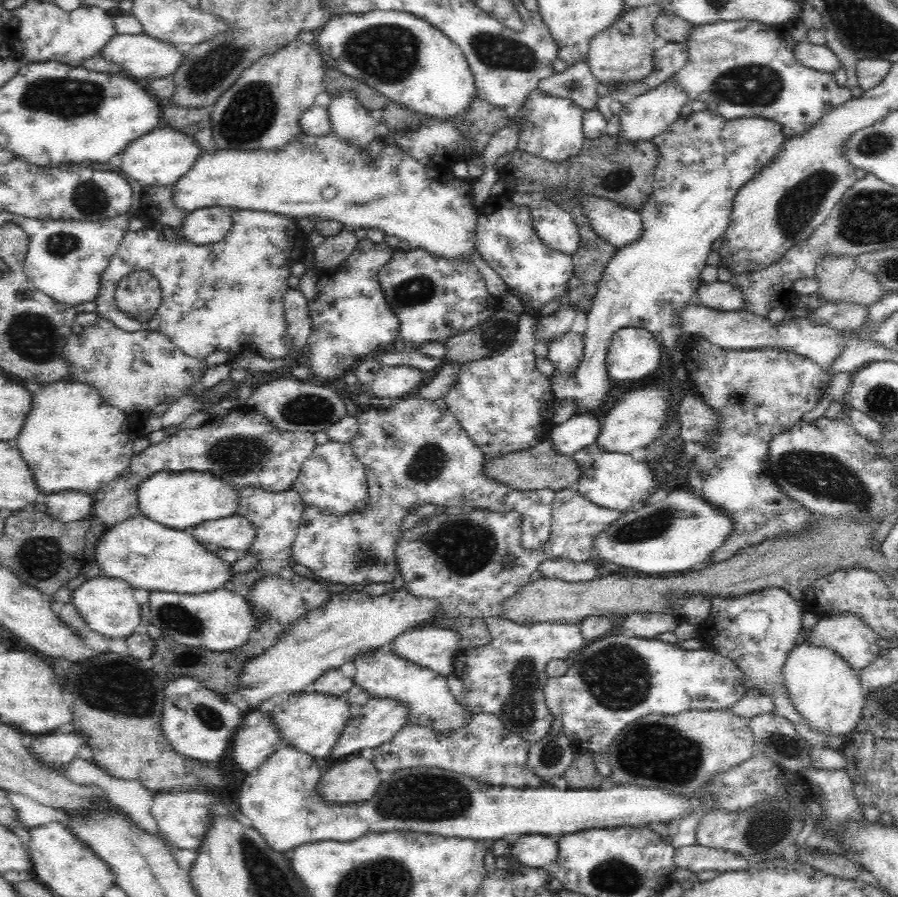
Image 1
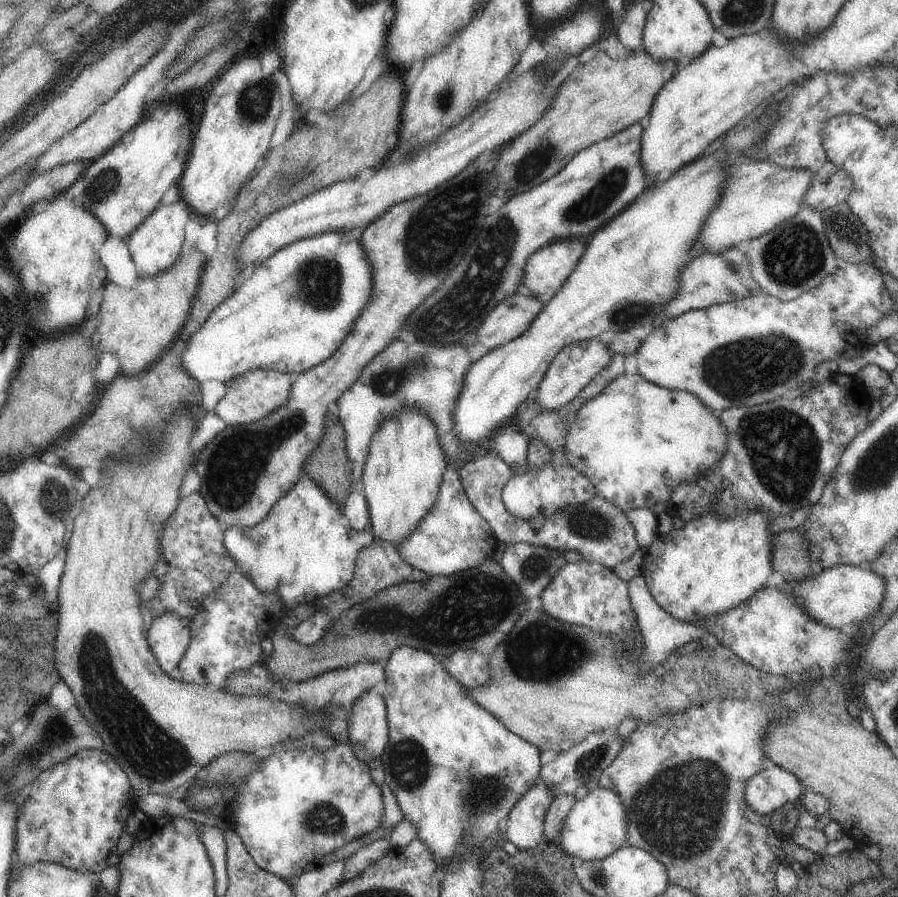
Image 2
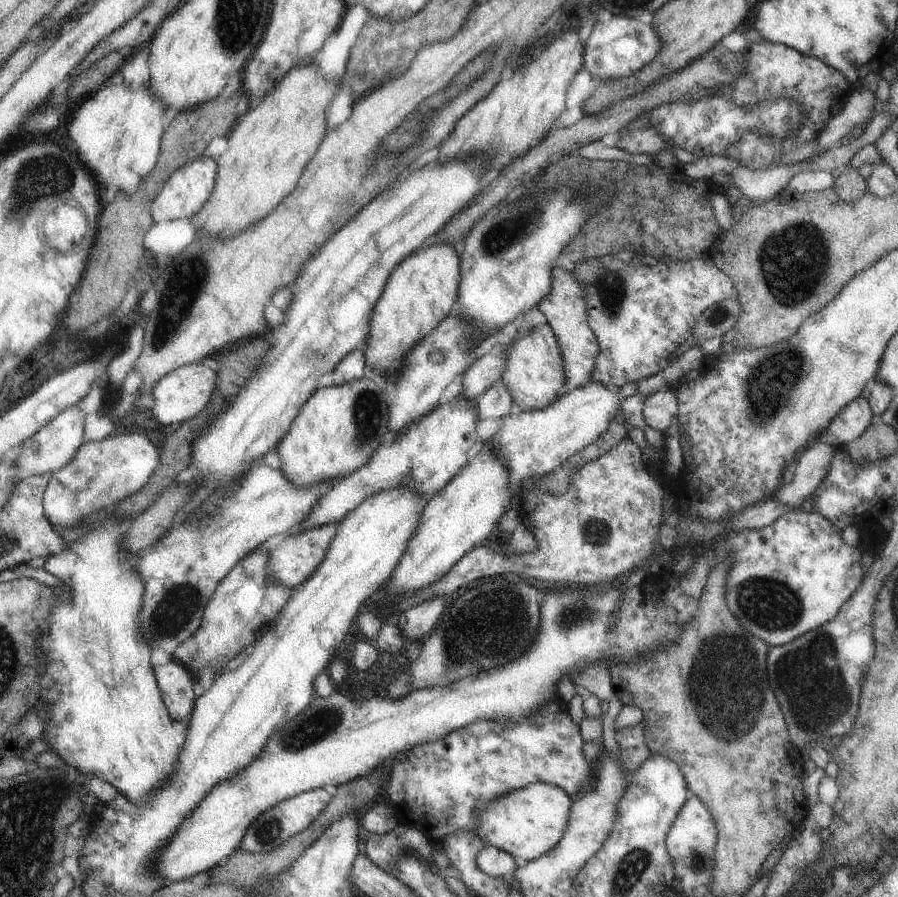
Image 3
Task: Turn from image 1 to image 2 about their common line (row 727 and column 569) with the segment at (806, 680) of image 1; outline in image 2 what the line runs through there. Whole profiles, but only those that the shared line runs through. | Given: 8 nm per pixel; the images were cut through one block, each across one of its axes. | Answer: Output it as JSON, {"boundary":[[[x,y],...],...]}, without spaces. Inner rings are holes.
{"boundary":[[[597,788],[571,806],[569,814],[561,824],[557,846],[563,850],[563,854],[575,860],[583,860],[583,862],[603,860],[609,854],[617,852],[621,846],[625,846],[625,832],[627,832],[627,820],[625,820],[625,804],[621,802],[621,796],[611,790]]]}

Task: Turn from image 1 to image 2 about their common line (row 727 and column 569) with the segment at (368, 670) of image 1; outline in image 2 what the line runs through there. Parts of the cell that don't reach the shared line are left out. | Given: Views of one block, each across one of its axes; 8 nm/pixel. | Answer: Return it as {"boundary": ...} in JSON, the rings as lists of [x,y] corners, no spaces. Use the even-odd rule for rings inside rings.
{"boundary":[[[621,374],[613,378],[597,396],[581,404],[563,438],[563,454],[579,474],[589,478],[595,488],[595,496],[615,502],[615,506],[627,514],[639,508],[659,510],[669,500],[675,486],[691,482],[695,474],[705,474],[719,464],[727,448],[725,442],[725,428],[693,394],[659,388],[643,380],[639,374]]]}

